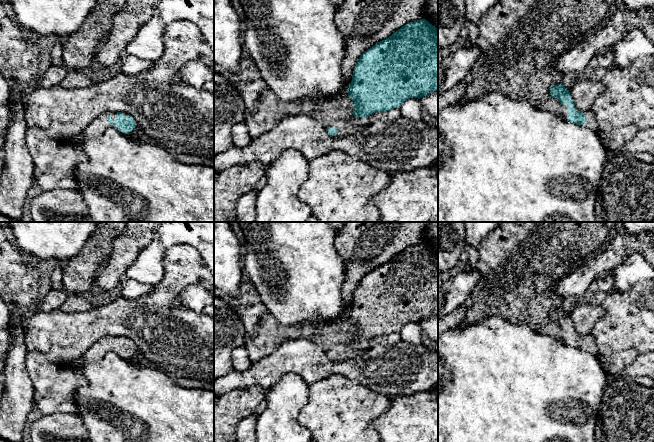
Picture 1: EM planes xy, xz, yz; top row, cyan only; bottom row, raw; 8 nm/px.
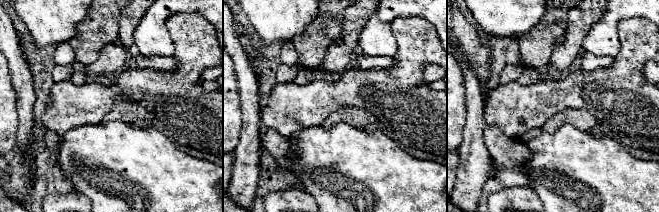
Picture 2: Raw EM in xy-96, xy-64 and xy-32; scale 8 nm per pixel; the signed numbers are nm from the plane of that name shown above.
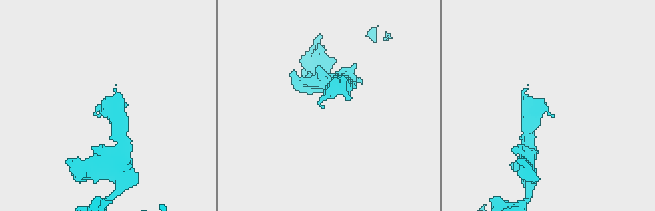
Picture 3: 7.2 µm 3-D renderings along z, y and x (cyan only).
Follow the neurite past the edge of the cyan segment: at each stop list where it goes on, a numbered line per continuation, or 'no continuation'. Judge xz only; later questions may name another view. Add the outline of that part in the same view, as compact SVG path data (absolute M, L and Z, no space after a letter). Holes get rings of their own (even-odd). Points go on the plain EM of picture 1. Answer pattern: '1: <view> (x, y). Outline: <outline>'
1: xz (345, 352). Outline: M358 341L348 345L337 344L337 345L331 346L329 350L331 352L338 353L338 356L336 358L337 361L350 360L358 357L358 354L356 353L356 351L361 349L363 343L364 343L363 341Z

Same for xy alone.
1: xy (97, 351). Outline: M106 336L101 338L84 353L82 358L89 363L95 363L100 361L108 352L117 353L113 348L108 347L108 339L111 339L111 344L114 345L116 343L117 336Z

